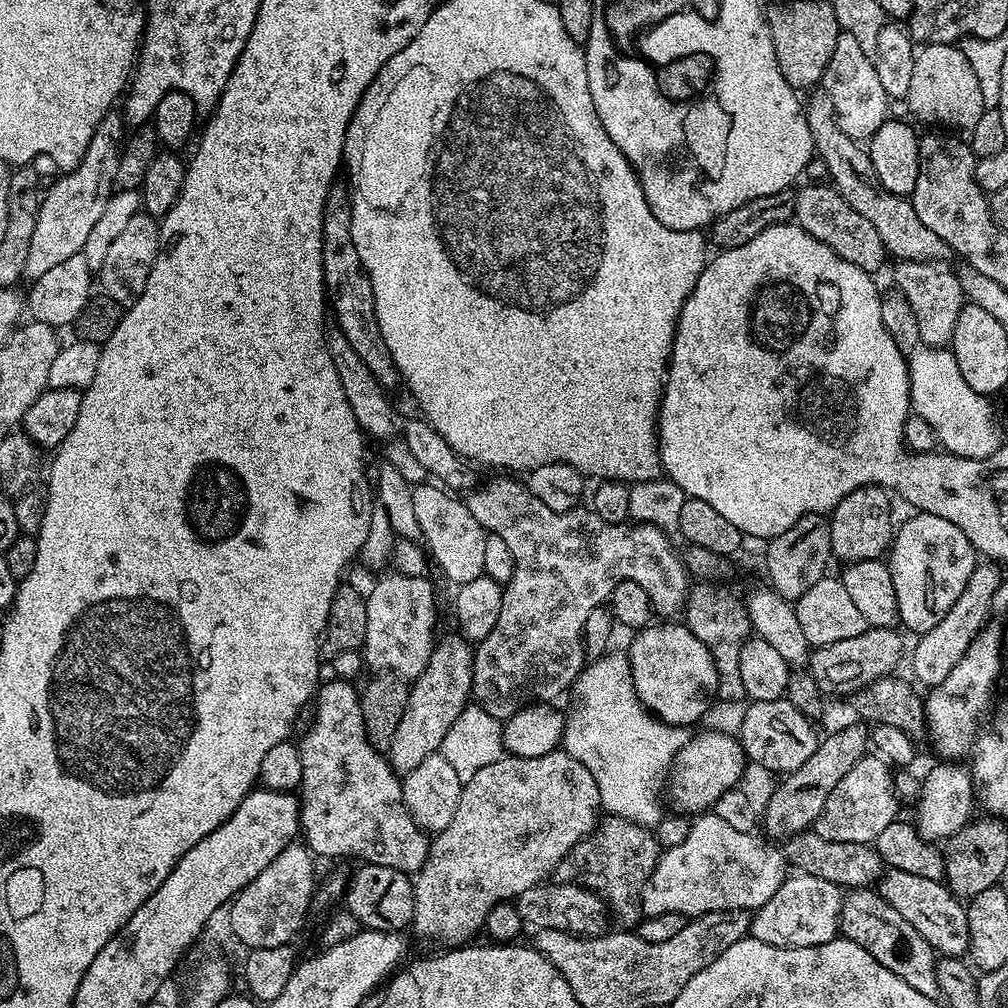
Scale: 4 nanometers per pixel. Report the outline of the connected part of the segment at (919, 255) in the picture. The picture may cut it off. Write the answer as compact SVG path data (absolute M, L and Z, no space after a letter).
M822 90L813 91L809 96L812 97L806 100L804 113L810 126L810 138L815 155L824 163L831 187L835 188L838 194L842 194L842 198L846 198L846 202L850 202L850 206L854 206L854 210L862 214L862 218L867 218L874 230L878 230L878 238L882 238L885 253L889 257L896 256L897 261L947 261L950 249L946 242L942 242L942 238L938 238L934 230L922 226L922 218L918 218L909 197L890 194L890 190L882 186L882 181L878 179L878 174L874 170L874 162L870 162L868 157L867 147L850 139L846 130L842 130L838 114L834 110L834 102L830 102L830 98Z

